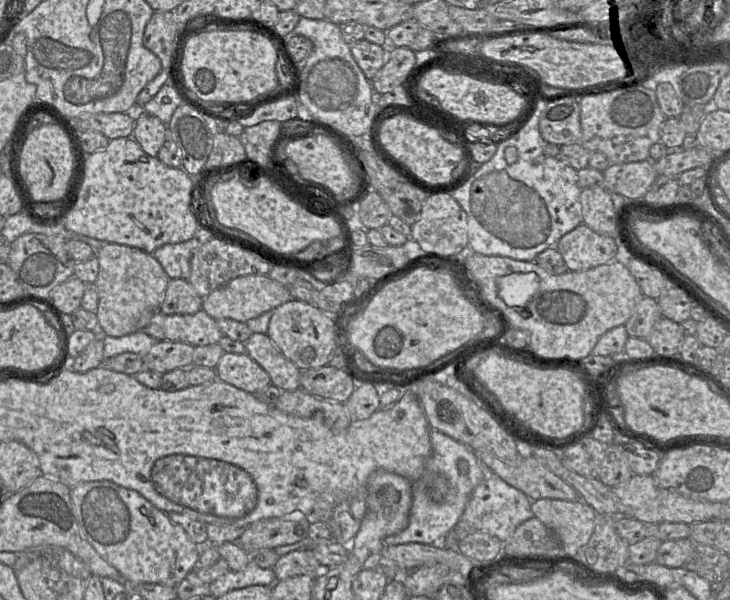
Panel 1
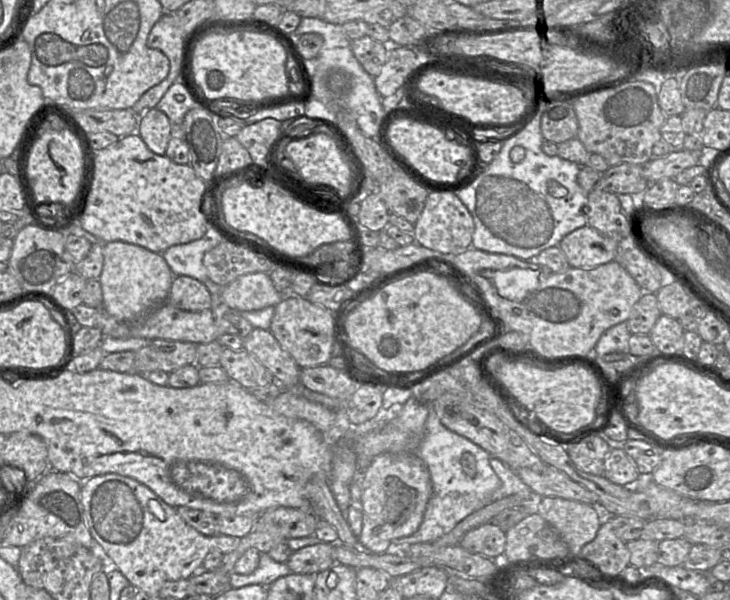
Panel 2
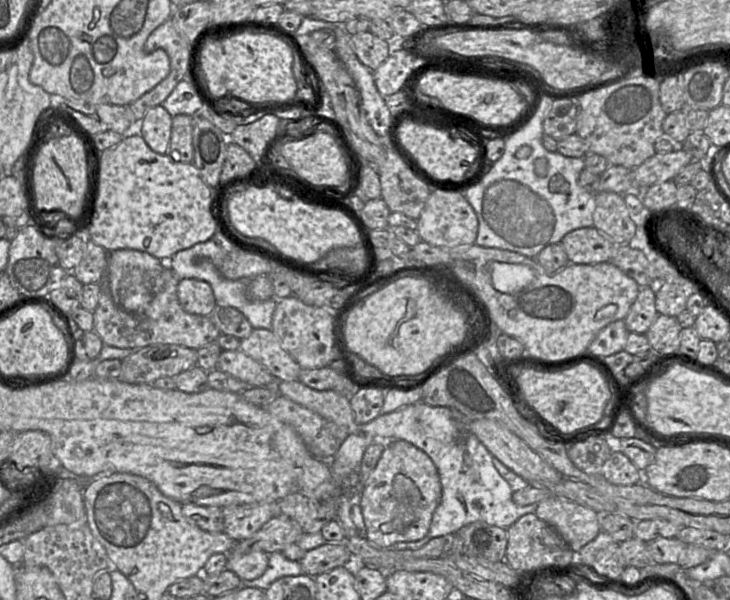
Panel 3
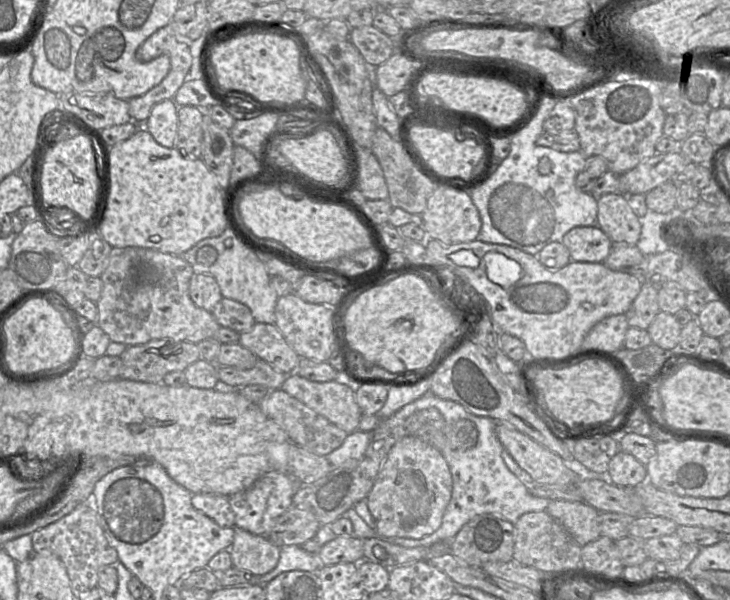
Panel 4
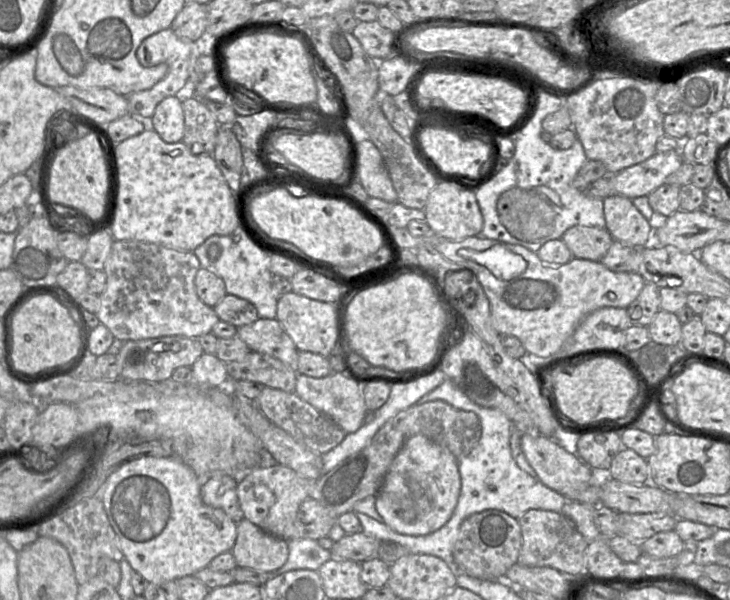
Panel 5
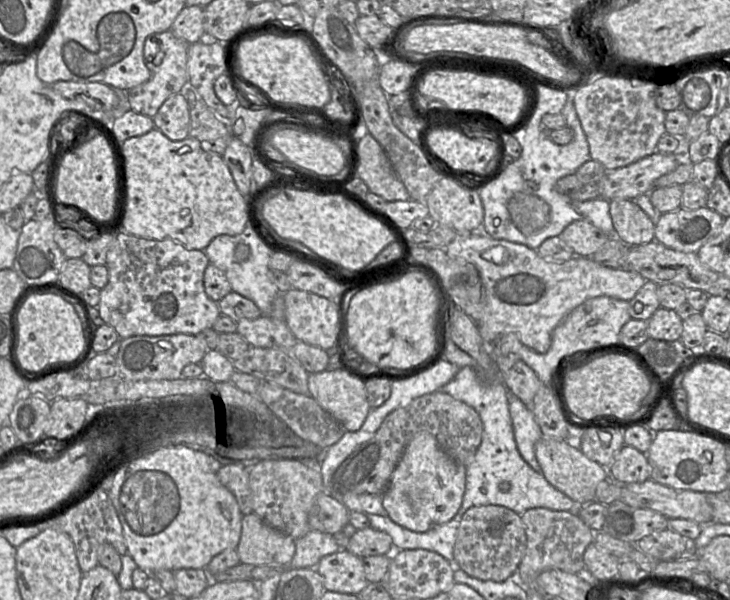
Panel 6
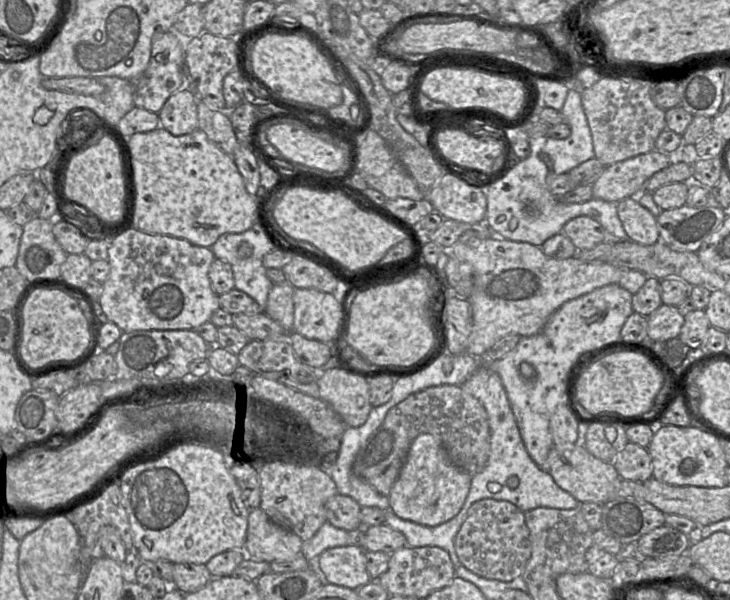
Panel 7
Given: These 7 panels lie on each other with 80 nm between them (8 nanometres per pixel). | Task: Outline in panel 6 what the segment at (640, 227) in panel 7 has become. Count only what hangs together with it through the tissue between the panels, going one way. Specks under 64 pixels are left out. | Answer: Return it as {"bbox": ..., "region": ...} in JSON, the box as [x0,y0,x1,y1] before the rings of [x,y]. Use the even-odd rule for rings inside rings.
{"bbox":[610,200,656,246],"region":[[[634,200],[610,201],[610,216],[615,236],[628,246],[647,244],[655,240],[656,225]]]}

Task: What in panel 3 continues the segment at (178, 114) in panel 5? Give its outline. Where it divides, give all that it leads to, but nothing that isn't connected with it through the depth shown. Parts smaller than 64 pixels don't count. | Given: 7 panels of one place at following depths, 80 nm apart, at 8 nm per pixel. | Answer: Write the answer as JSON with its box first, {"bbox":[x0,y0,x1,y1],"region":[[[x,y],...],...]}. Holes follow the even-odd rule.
{"bbox":[141,107,172,154],"region":[[[163,107],[150,108],[142,119],[141,136],[156,153],[167,154],[172,129],[172,116]]]}

